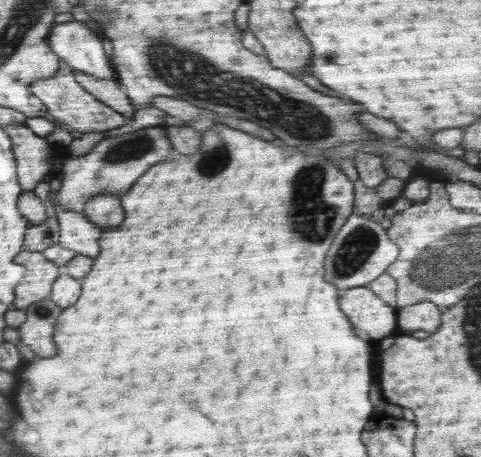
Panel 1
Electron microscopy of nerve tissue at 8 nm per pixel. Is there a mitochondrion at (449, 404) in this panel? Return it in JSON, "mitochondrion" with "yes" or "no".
{"mitochondrion":"no"}

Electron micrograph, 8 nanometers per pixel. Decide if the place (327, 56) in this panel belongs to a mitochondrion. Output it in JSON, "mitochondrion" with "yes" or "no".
{"mitochondrion":"yes"}

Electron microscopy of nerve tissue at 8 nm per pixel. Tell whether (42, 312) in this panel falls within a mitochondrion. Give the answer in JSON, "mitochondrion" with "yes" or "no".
{"mitochondrion":"yes"}

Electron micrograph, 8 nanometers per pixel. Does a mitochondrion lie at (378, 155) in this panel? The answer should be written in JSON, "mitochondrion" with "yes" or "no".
{"mitochondrion":"no"}

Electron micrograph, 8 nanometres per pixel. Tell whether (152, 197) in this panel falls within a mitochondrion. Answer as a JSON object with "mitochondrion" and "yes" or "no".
{"mitochondrion":"no"}

